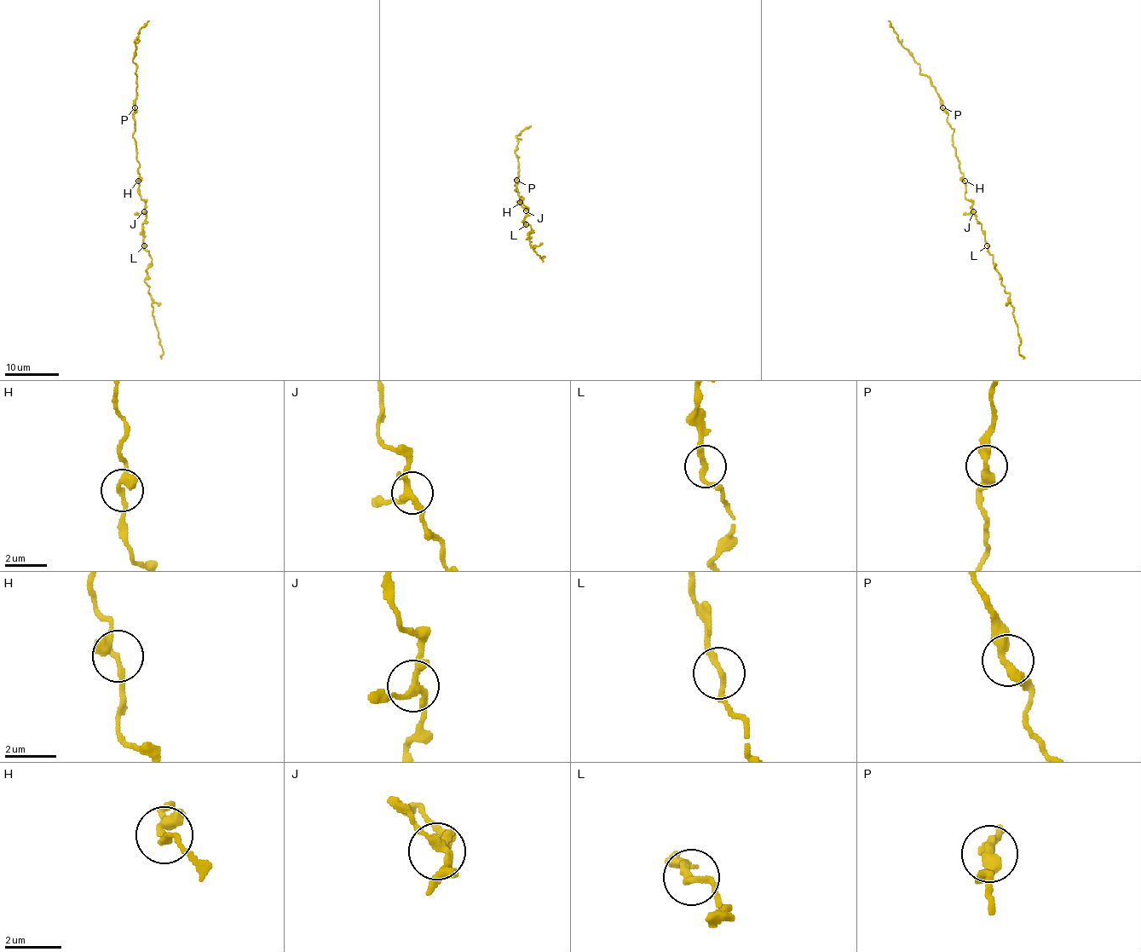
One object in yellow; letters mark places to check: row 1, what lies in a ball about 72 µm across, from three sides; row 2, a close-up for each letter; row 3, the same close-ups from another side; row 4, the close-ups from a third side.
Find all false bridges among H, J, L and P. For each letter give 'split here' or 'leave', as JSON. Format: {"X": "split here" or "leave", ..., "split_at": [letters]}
{"H": "leave", "J": "leave", "L": "leave", "P": "leave", "split_at": []}

